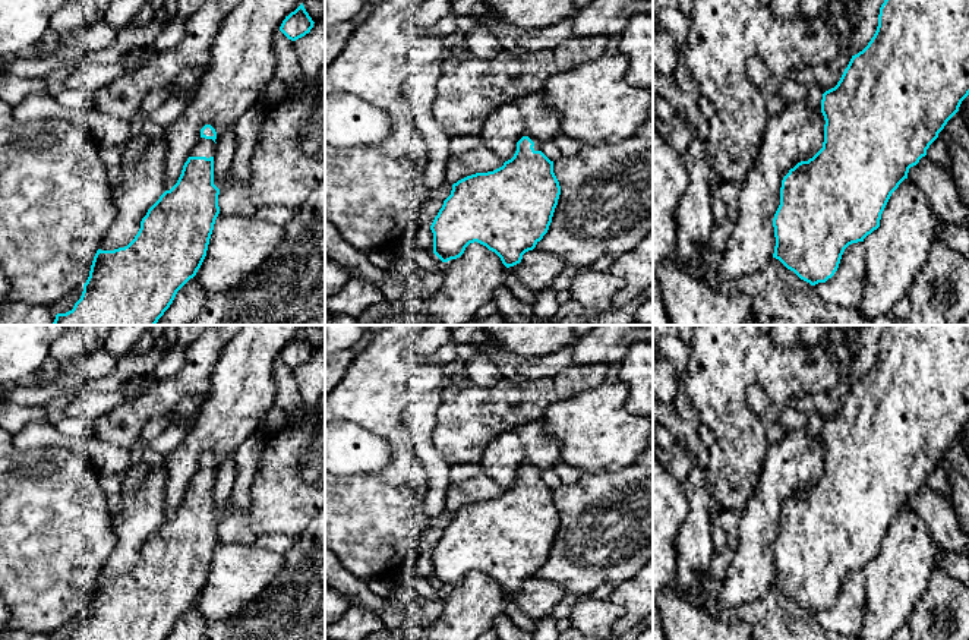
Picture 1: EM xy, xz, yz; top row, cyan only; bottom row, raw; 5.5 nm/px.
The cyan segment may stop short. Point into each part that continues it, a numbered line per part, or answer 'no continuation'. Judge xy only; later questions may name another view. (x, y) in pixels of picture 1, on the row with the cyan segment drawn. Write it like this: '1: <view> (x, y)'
1: xy (204, 147)

